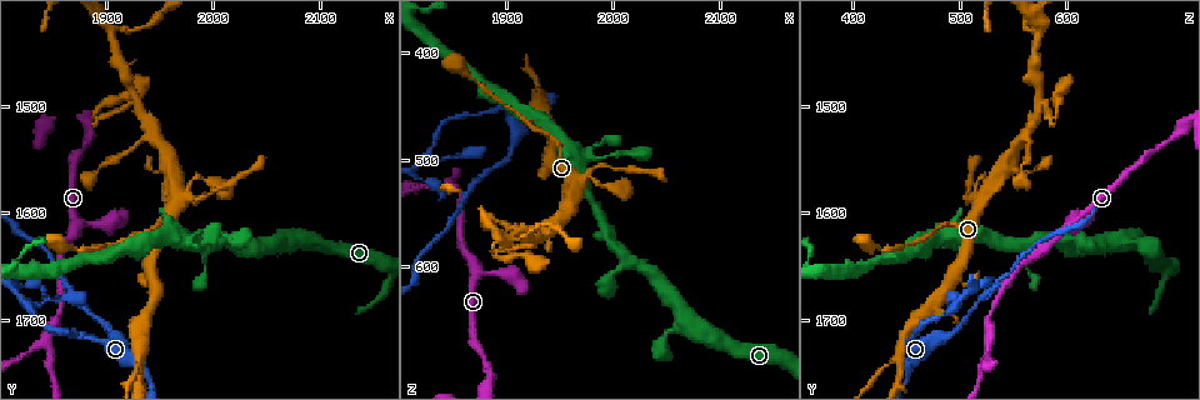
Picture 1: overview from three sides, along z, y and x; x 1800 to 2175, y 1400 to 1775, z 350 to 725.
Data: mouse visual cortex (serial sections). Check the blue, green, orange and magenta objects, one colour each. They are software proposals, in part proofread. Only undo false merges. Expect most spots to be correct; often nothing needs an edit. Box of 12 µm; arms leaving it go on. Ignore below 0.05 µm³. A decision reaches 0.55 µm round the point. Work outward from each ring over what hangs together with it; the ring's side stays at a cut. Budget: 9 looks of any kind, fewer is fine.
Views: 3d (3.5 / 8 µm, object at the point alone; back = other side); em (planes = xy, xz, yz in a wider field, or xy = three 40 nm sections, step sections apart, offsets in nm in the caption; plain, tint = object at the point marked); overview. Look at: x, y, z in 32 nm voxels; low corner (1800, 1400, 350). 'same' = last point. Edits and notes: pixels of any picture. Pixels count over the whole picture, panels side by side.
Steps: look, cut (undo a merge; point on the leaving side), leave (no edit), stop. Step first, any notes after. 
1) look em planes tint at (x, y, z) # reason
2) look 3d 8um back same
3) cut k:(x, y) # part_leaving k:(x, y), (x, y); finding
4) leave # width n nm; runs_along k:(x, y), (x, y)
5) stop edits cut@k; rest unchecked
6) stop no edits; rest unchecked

look 3d 8um at (1868, 1608, 608) # sudden change in width

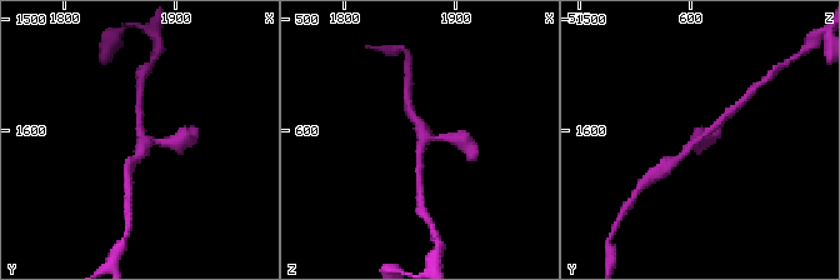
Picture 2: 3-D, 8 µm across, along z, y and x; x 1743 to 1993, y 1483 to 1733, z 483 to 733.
look em xy step 2 tint at (1870, 1604, 608) # now the EM

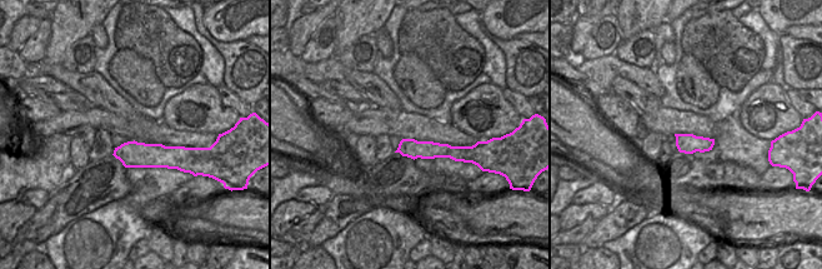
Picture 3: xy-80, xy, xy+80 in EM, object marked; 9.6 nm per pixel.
leave # runs_along 2:(728, 114), (676, 161); continuous, no second cell

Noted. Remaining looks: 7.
look 3d 3.5um at (1892, 1506, 588) # sharp bend

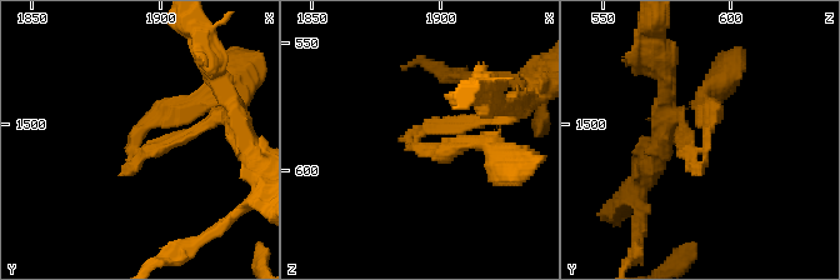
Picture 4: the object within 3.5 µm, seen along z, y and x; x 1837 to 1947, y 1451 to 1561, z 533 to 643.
leave # arm_widths 150, 200 nm; runs_along 4:(684, 124), (688, 150), (706, 143), (703, 100); one cell here

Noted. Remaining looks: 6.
look 3d 3.5um at (1904, 1428, 574) # arms run side by side

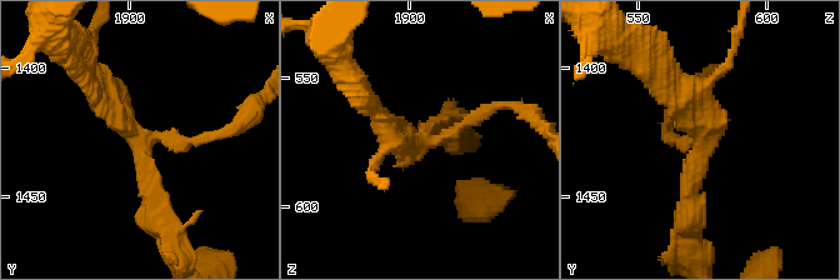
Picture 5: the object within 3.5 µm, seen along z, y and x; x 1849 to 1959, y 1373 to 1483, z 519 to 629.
look em xy step 5 tint at (1904, 1429, 576) # shape alone is not enough

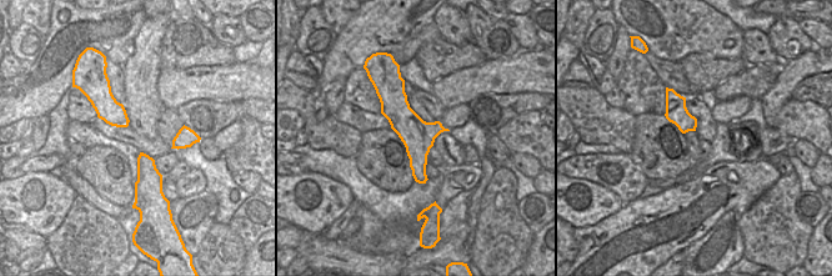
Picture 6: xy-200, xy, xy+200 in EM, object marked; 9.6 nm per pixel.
leave # width 320 nm; runs_along 5:(155, 220), (140, 143), (90, 85); all the same cell

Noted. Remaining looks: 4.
look 3d 3.5um back at (1846, 1718, 528) # calibre changes

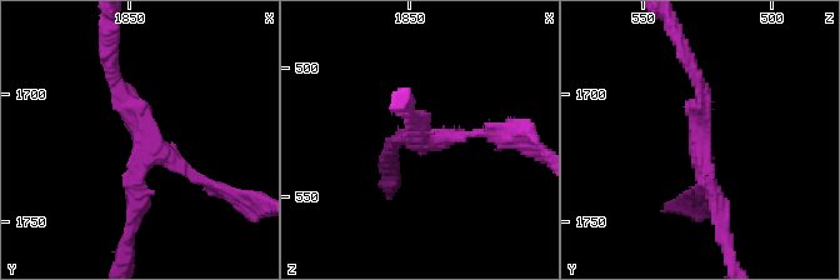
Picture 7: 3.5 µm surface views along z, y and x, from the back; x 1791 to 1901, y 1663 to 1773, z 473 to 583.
look em xy step 2 tint at (1845, 1717, 529) # arms 3; arm_widths 150, 200, 200 nm; shape alone is not enough

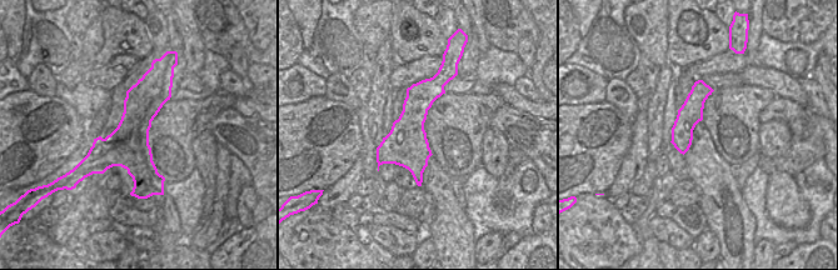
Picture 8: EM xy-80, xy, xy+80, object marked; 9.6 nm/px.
leave # runs_along 8:(701, 84), (682, 130), (682, 149); one cell here

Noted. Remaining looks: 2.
stop no edits; rest unchecked

